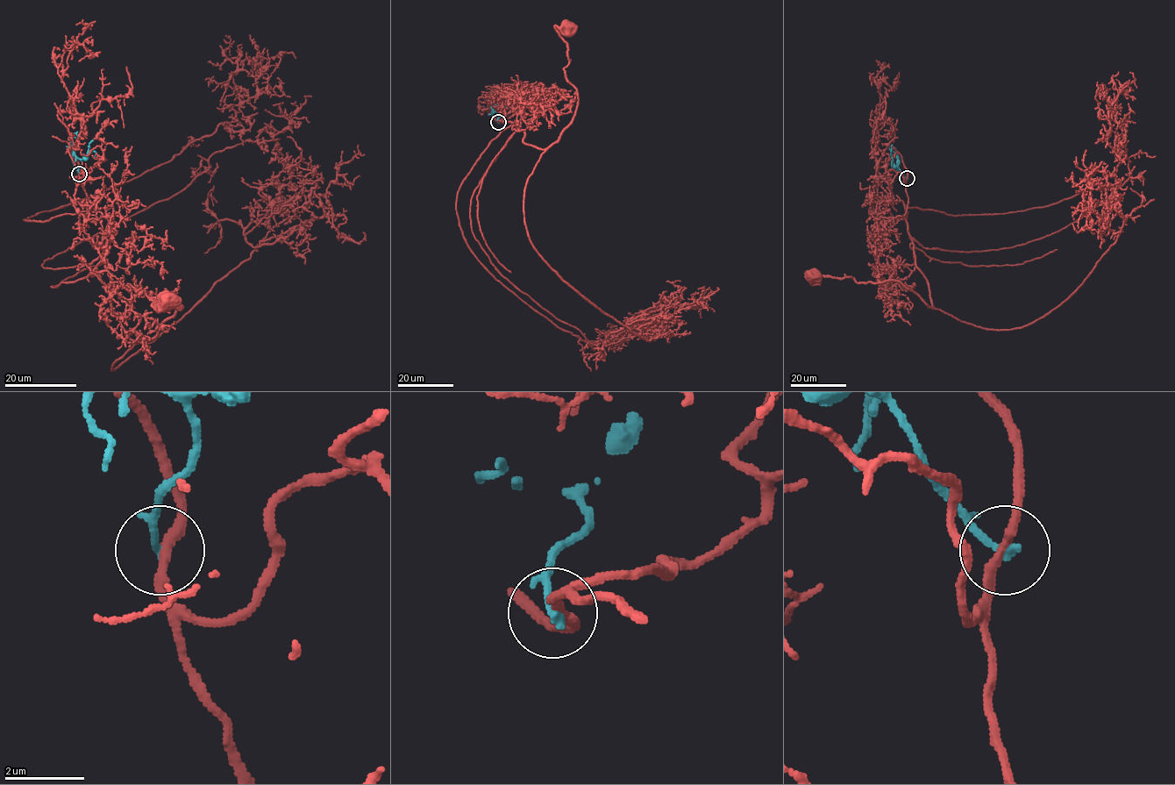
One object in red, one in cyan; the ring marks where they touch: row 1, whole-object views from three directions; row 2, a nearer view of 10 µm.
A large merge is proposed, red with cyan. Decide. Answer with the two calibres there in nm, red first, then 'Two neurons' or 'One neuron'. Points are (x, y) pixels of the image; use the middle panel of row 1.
Thickness 240 nm (red) against 200 nm. Two neurons

